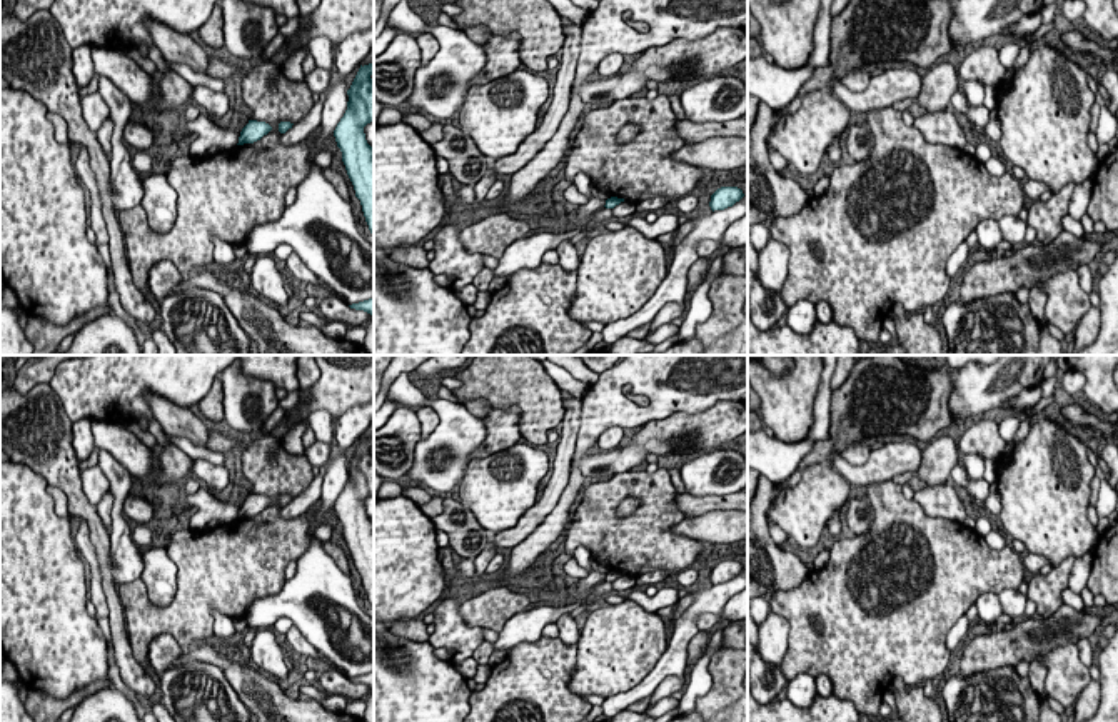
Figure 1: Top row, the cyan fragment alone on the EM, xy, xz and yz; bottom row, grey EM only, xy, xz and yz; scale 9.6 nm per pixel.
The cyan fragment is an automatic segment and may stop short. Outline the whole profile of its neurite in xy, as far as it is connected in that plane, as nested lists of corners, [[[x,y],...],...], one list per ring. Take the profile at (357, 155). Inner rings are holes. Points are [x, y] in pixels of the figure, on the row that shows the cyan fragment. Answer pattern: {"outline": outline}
{"outline": [[[374,62],[360,65],[347,90],[347,110],[334,130],[342,162],[360,200],[369,230],[374,237],[374,148],[367,143],[364,127],[374,122]]]}

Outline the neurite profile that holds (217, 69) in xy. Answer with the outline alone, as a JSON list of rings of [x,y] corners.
[[[209,57],[209,68],[207,68],[207,75],[214,77],[214,78],[229,78],[235,73],[237,67],[232,63],[227,63],[220,58],[215,57]]]

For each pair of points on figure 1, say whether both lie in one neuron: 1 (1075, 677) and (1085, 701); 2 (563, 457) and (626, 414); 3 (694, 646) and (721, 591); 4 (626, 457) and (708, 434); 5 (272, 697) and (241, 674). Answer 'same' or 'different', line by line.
1: different
2: different
3: different
4: same
5: same

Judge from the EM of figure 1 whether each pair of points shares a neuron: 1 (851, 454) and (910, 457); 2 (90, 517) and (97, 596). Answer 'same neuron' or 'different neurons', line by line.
1: different neurons
2: different neurons

